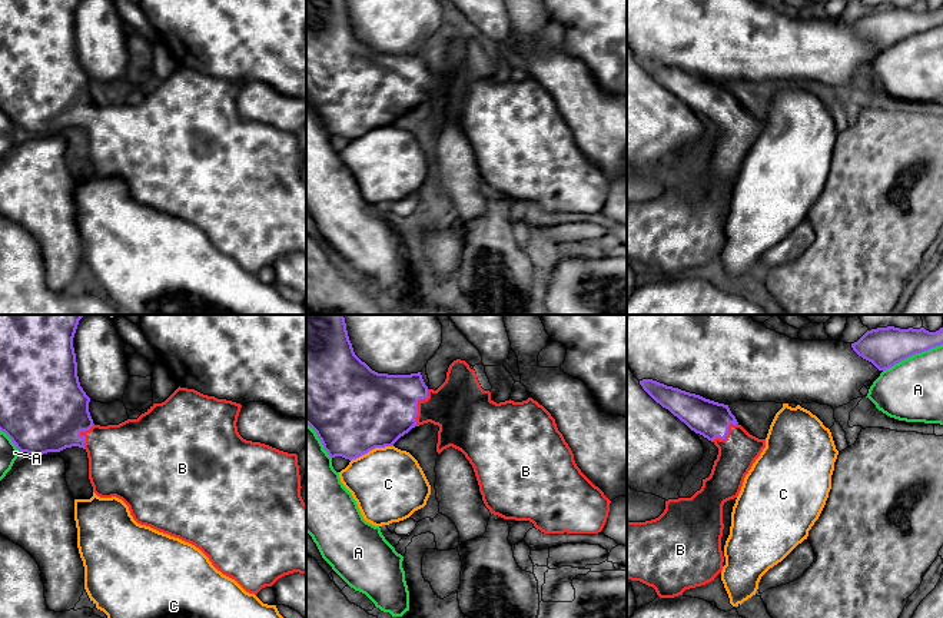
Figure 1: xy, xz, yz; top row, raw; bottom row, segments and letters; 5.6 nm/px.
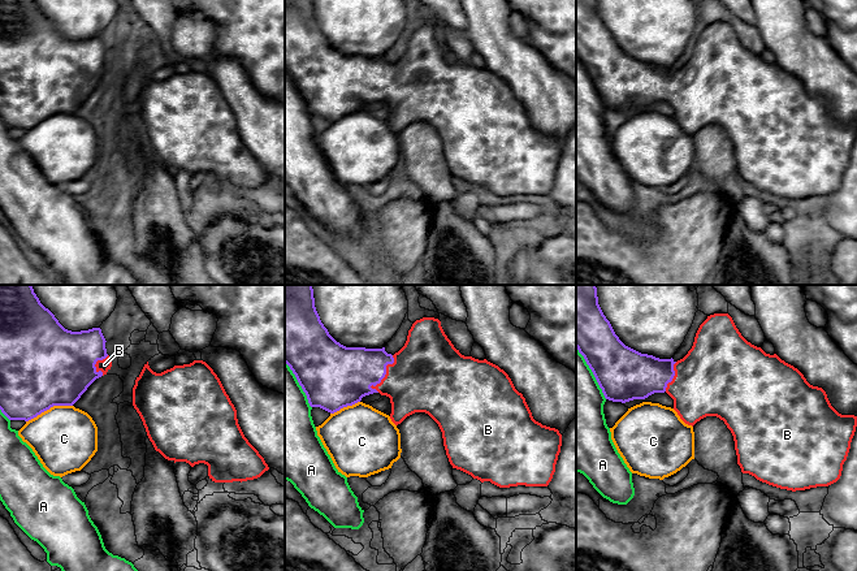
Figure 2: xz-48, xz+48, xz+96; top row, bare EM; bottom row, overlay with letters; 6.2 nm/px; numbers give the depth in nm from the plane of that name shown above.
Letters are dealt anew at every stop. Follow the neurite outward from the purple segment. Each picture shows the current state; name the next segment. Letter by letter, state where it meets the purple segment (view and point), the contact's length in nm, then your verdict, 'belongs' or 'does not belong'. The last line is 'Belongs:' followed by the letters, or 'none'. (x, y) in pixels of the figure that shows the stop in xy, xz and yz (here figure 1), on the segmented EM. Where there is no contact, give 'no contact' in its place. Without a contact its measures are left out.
A: contact yz (912, 355); length 360 nm; does not belong
B: contact xz (417, 405); length 220 nm; belongs
C: contact xz (371, 449); length 260 nm; does not belong
Belongs: B

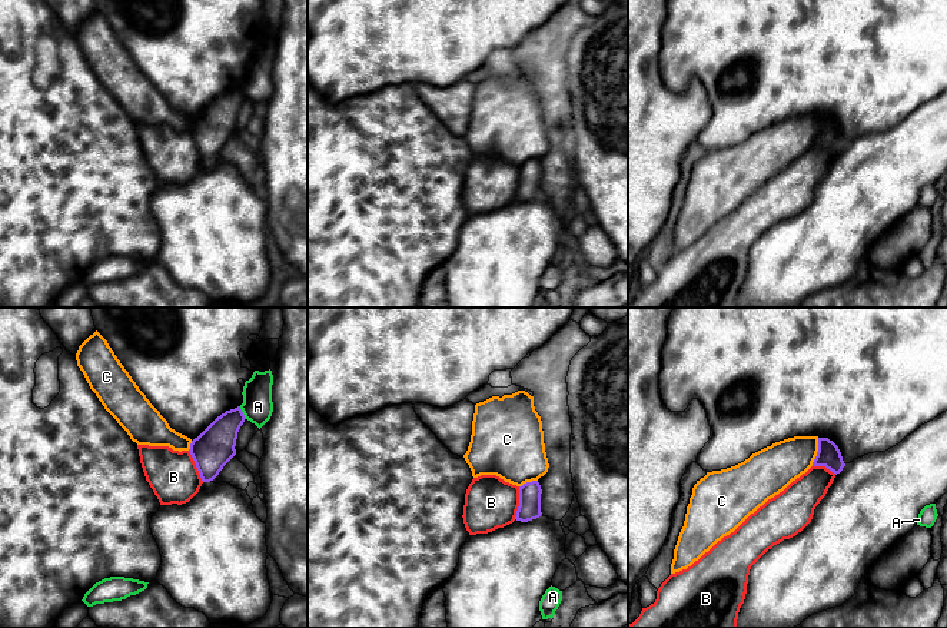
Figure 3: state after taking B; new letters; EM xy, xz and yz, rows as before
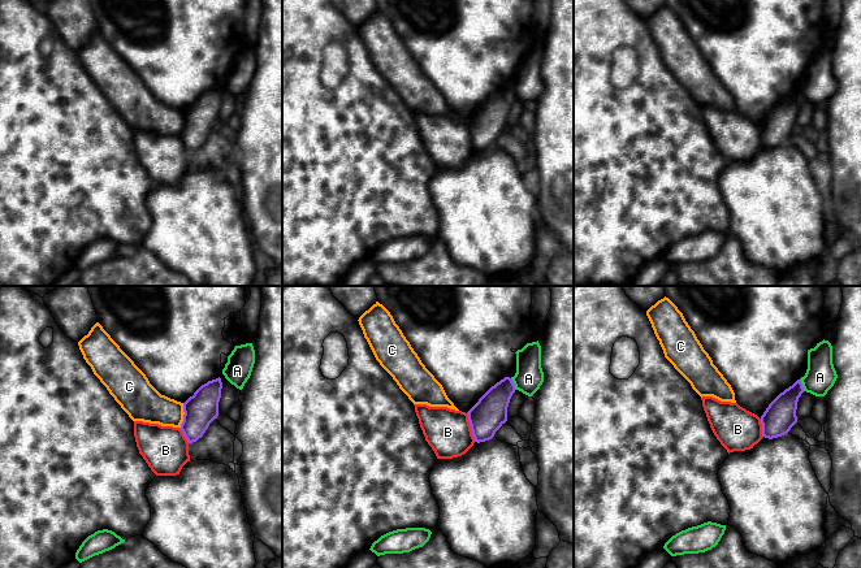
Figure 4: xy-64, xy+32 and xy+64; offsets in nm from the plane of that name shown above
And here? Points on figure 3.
A: contact xy (242, 412); length 80 nm; does not belong
B: contact xz (519, 502); length 190 nm; does not belong
C: contact yz (817, 452); length 170 nm; does not belong
Belongs: none

